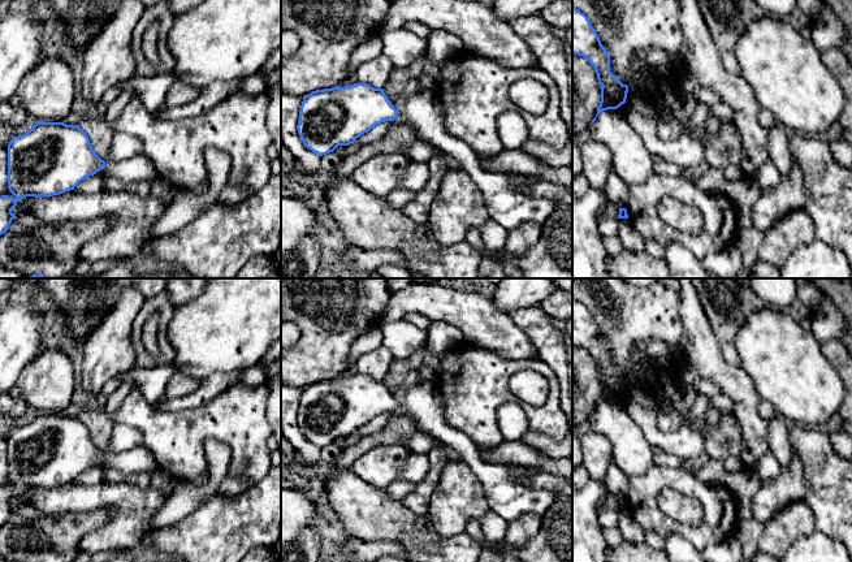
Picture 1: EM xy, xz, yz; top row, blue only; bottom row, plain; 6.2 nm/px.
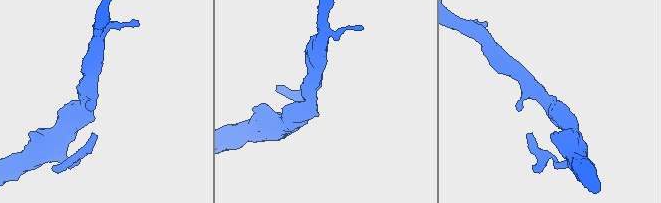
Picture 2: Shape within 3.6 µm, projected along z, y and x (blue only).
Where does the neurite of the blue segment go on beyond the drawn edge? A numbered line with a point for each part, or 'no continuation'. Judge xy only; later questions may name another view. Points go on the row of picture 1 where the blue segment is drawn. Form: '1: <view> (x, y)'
1: xy (138, 168)

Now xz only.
1: xz (423, 112)

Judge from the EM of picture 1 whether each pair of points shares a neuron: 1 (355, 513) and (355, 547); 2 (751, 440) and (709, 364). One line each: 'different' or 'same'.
1: different
2: same

